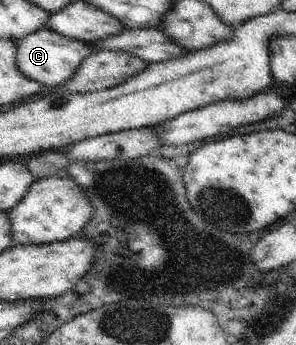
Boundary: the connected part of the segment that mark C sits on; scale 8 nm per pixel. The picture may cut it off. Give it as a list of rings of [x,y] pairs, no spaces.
[[[44,28],[17,42],[16,62],[29,79],[44,86],[58,87],[74,78],[82,62],[91,54],[92,47],[89,43]]]

